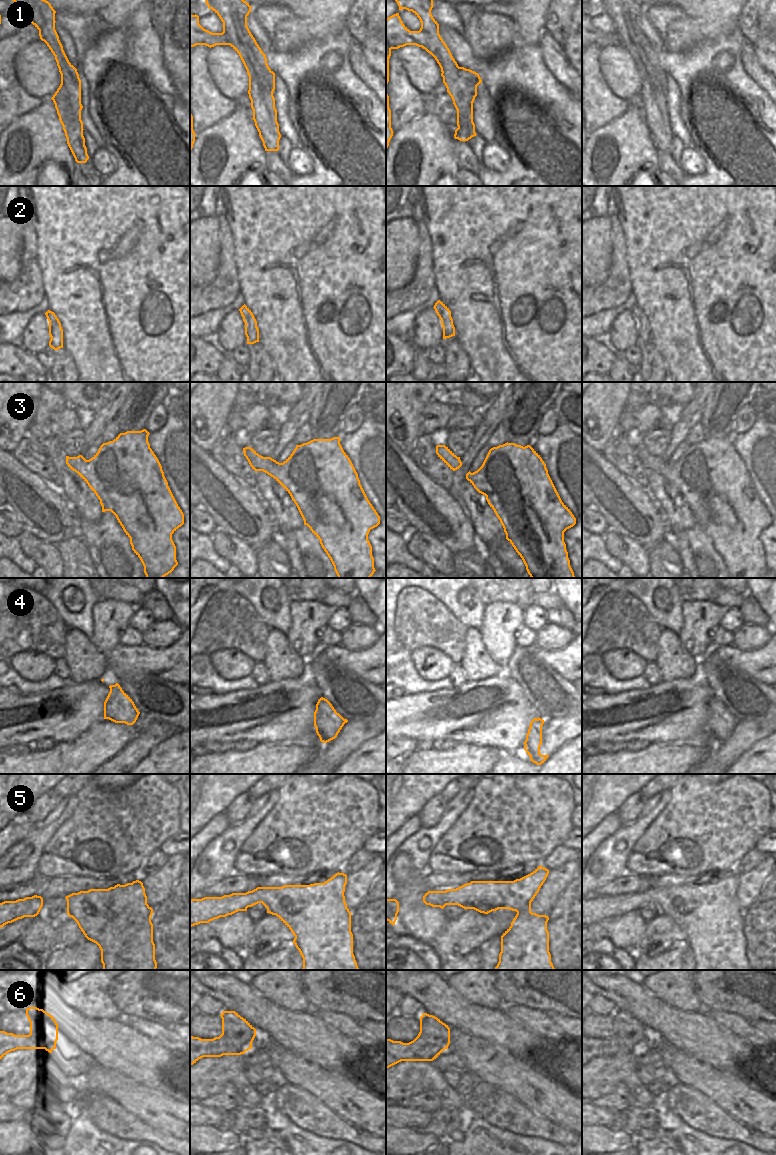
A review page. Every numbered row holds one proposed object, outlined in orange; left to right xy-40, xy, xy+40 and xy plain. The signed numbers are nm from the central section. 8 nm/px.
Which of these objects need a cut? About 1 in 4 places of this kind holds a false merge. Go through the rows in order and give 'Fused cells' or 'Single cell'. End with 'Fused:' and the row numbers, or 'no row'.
1: Fused cells
2: Single cell
3: Single cell
4: Single cell
5: Single cell
6: Single cell
Fused: 1

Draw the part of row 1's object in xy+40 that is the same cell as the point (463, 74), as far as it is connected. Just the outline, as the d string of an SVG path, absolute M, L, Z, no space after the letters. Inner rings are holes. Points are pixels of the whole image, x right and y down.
M459 67L459 70L455 74L455 78L458 81L468 81L469 88L471 89L475 97L477 96L477 86L482 83L482 80L478 73L464 67Z

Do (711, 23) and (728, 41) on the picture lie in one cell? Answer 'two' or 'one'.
two

